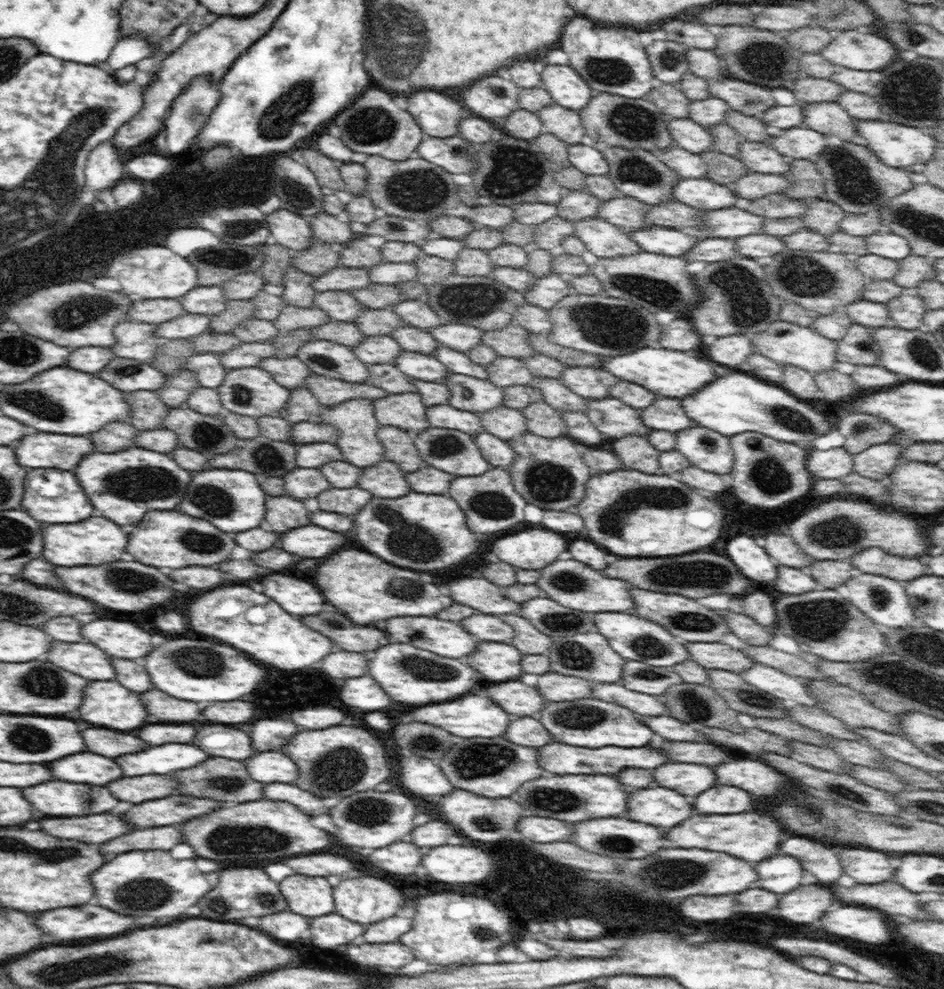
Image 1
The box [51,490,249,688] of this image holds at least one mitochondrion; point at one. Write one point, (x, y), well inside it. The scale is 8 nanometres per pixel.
(197, 660)

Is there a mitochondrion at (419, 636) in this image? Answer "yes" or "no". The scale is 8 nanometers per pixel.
yes

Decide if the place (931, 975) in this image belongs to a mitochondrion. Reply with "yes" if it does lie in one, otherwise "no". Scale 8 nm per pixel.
no

